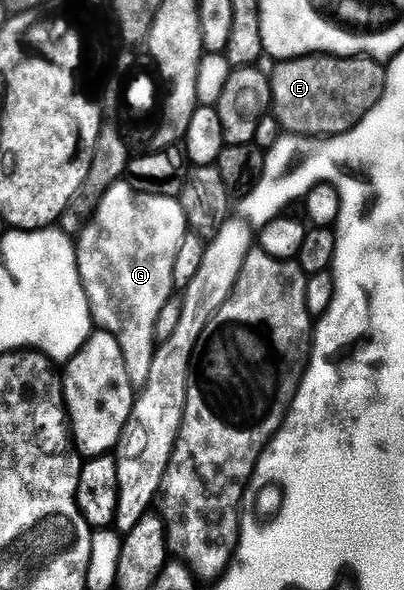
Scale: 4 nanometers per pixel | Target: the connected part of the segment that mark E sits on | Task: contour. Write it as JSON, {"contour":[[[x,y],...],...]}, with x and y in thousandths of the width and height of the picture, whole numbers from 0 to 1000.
{"contour":[[[748,93],[743,100],[703,100],[678,108],[681,122],[668,122],[671,137],[671,178],[676,193],[693,217],[703,224],[723,229],[767,229],[772,232],[807,232],[812,229],[842,229],[856,222],[869,222],[903,198],[903,192],[913,192],[913,185],[923,185],[923,178],[933,178],[933,171],[943,171],[948,153],[958,142],[958,117],[941,102],[911,100],[906,97],[871,97],[864,93]]]}

